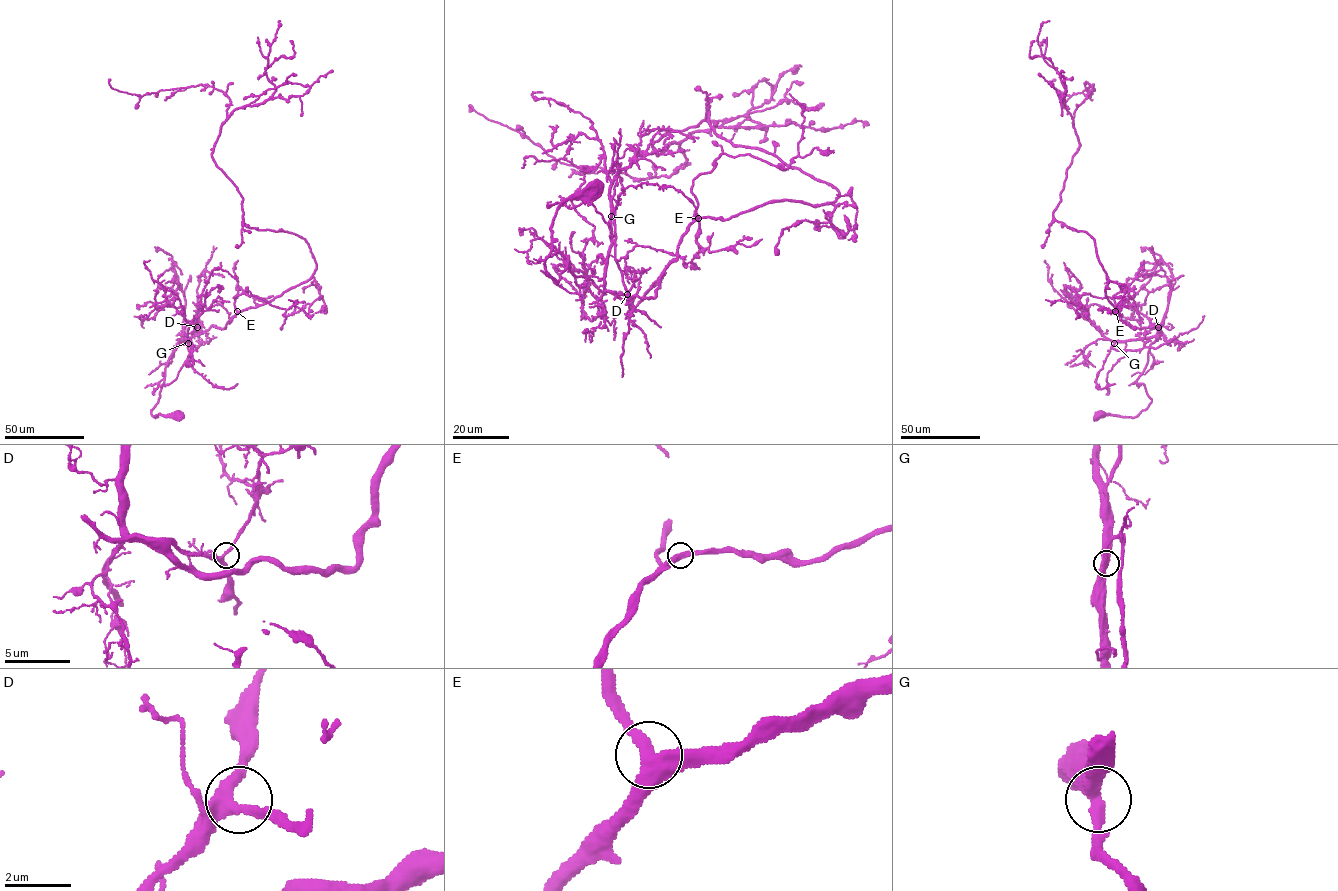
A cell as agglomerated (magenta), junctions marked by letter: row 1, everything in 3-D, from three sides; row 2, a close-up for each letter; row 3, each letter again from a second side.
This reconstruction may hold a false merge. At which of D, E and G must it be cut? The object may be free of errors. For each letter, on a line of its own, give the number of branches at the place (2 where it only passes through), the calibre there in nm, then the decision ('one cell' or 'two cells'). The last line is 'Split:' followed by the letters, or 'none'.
D: 3 | 320 nm | one cell
E: 3 | 320 nm | one cell
G: 3 | 360 nm | one cell
Split: none

